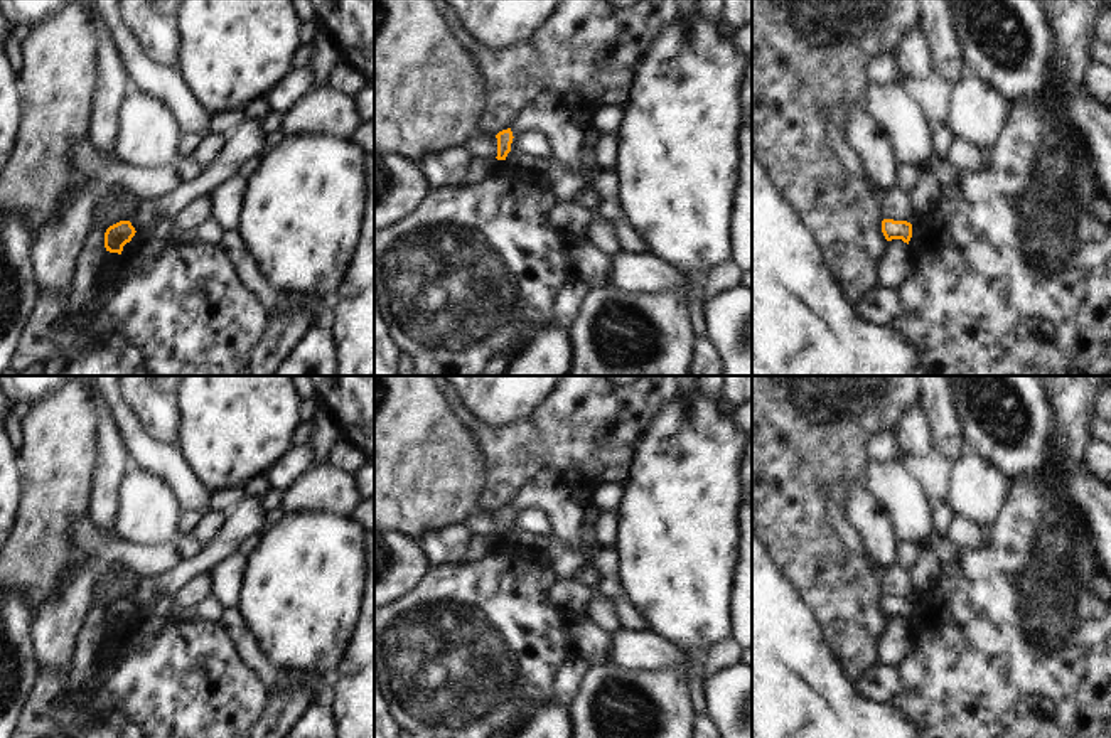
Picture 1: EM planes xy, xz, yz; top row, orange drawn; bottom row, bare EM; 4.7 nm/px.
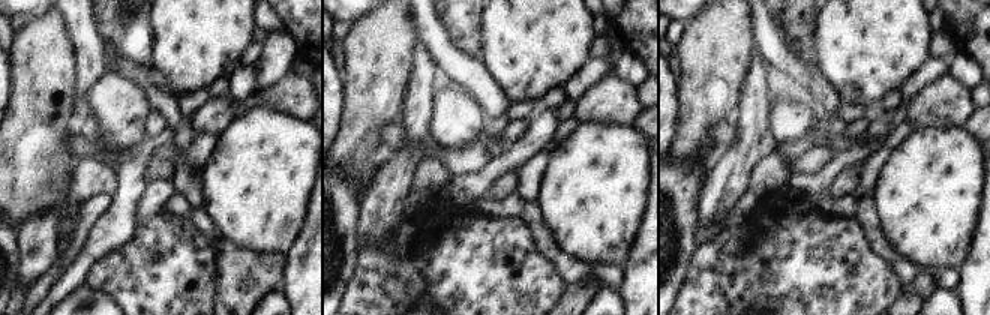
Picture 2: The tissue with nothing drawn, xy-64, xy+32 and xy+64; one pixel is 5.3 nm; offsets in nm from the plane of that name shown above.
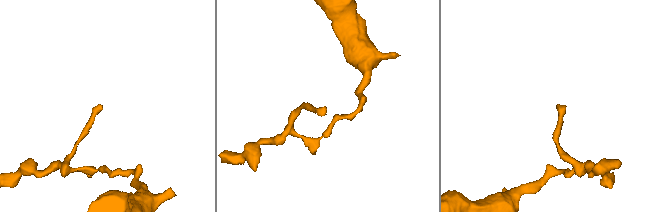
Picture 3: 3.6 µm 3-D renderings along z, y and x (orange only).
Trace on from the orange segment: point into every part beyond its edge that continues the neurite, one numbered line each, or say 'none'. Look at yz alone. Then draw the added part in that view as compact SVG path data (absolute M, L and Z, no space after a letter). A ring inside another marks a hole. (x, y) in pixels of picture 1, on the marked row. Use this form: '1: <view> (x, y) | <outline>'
none

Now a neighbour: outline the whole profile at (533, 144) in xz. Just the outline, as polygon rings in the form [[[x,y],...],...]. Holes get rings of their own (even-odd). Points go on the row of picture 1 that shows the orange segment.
[[[534,130],[516,135],[516,150],[533,158],[550,157],[550,147],[545,135]]]

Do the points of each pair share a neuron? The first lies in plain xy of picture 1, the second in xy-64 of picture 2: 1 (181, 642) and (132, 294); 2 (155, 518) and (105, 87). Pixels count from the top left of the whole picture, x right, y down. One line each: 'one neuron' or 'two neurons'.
1: one neuron
2: one neuron

